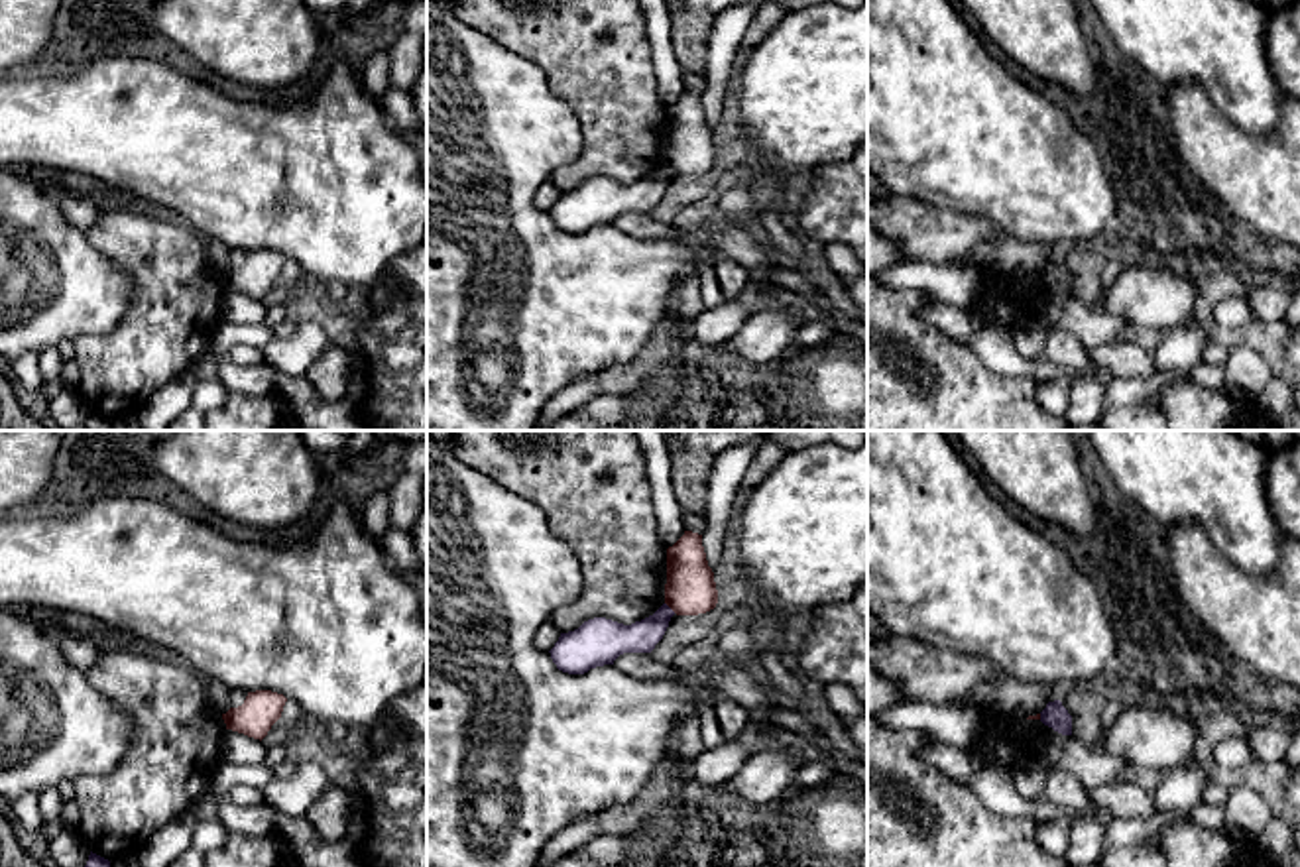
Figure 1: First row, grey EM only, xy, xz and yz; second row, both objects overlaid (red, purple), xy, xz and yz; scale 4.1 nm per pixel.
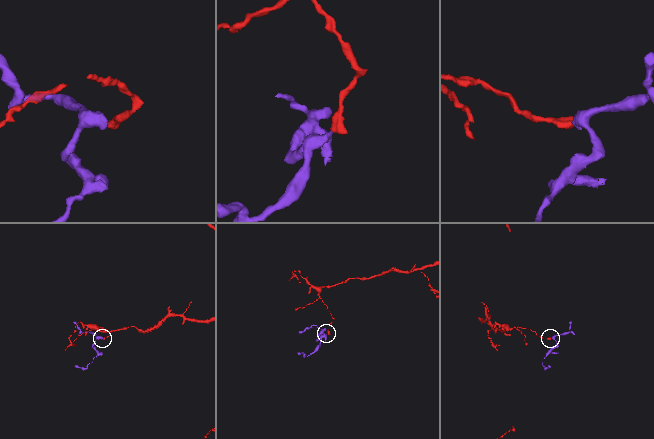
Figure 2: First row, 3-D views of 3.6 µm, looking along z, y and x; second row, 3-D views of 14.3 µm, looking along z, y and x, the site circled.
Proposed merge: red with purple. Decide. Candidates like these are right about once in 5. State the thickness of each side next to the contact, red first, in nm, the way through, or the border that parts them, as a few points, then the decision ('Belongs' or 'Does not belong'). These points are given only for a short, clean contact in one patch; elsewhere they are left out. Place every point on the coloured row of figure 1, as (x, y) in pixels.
Thickness 200 nm (red) against 130 nm. Boundary: xz (665, 602), (675, 612). Does not belong

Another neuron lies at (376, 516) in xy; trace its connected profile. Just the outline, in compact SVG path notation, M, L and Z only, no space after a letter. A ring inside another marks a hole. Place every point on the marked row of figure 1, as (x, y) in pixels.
M378 490L368 497L360 515L360 523L372 541L382 547L385 531L391 525L391 505L384 490Z

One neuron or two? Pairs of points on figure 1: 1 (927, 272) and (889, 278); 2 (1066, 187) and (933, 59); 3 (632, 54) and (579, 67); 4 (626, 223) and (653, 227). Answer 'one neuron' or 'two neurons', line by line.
1: one neuron
2: one neuron
3: one neuron
4: one neuron

